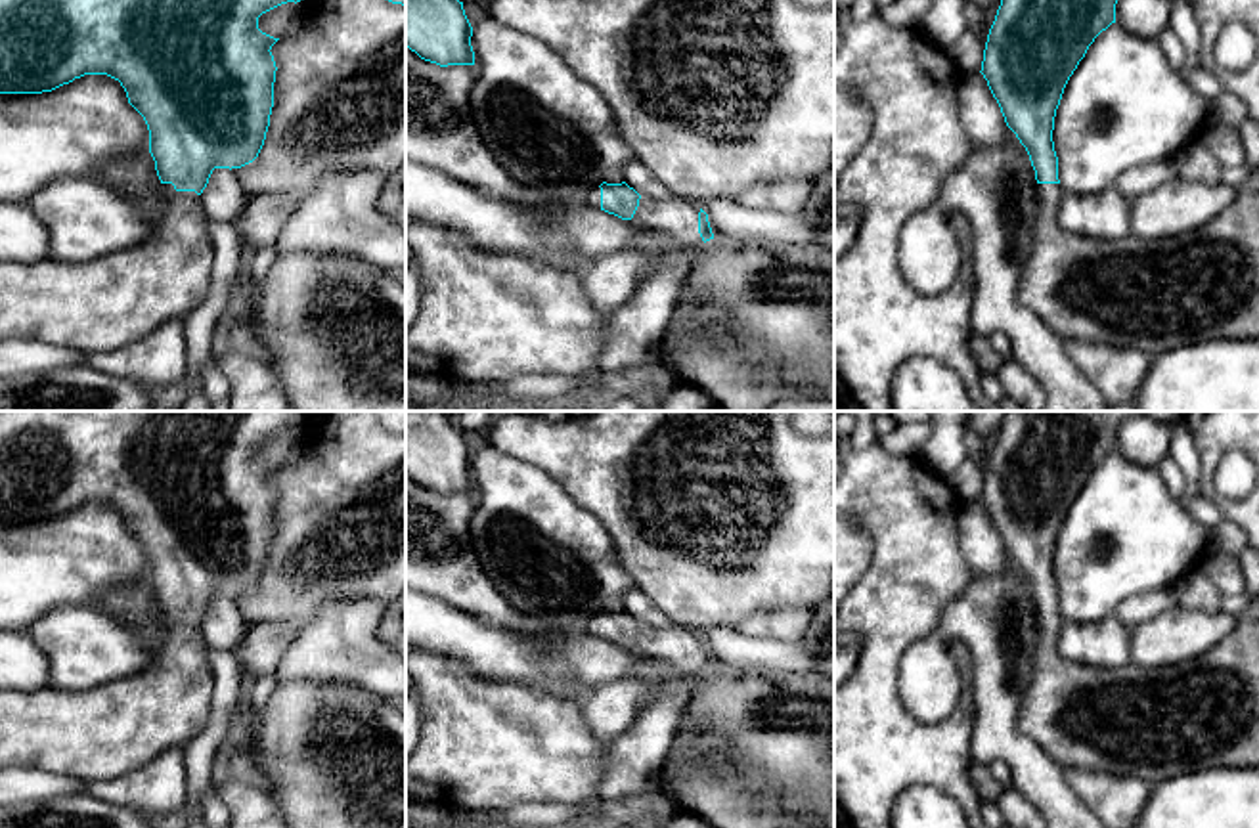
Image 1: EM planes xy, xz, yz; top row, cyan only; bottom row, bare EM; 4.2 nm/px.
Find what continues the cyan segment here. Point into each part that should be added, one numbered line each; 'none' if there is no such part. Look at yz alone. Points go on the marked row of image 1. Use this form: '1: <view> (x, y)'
1: yz (1154, 295)

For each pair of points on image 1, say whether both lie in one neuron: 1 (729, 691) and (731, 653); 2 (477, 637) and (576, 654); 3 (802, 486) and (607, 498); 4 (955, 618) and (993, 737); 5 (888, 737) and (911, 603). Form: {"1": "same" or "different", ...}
{"1": "different", "2": "same", "3": "same", "4": "same", "5": "same"}

